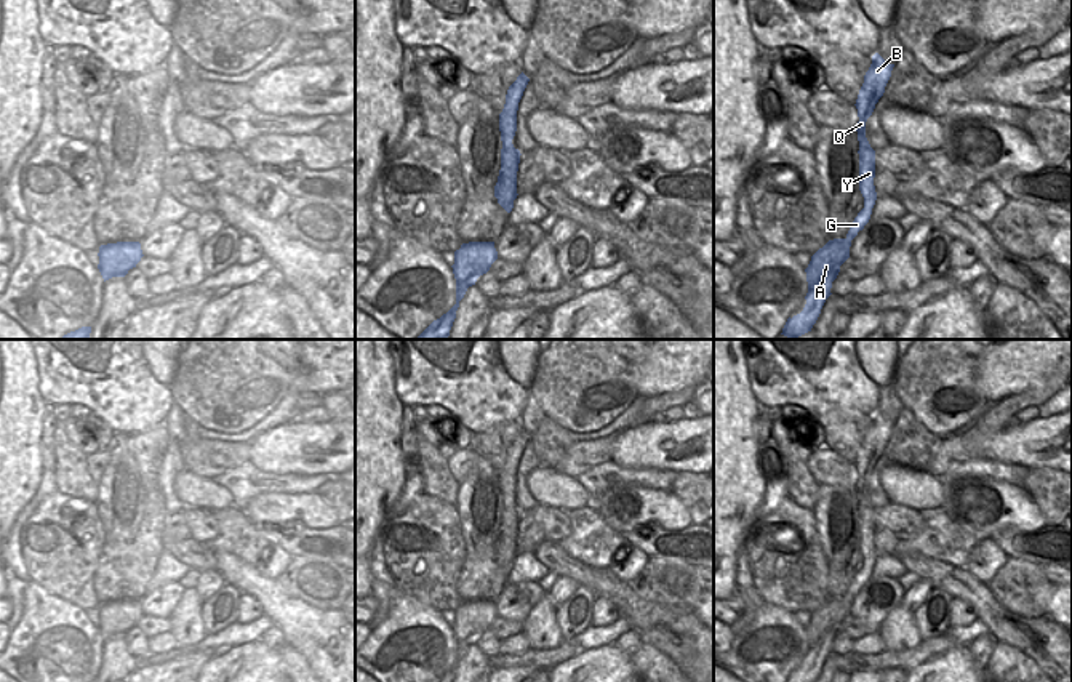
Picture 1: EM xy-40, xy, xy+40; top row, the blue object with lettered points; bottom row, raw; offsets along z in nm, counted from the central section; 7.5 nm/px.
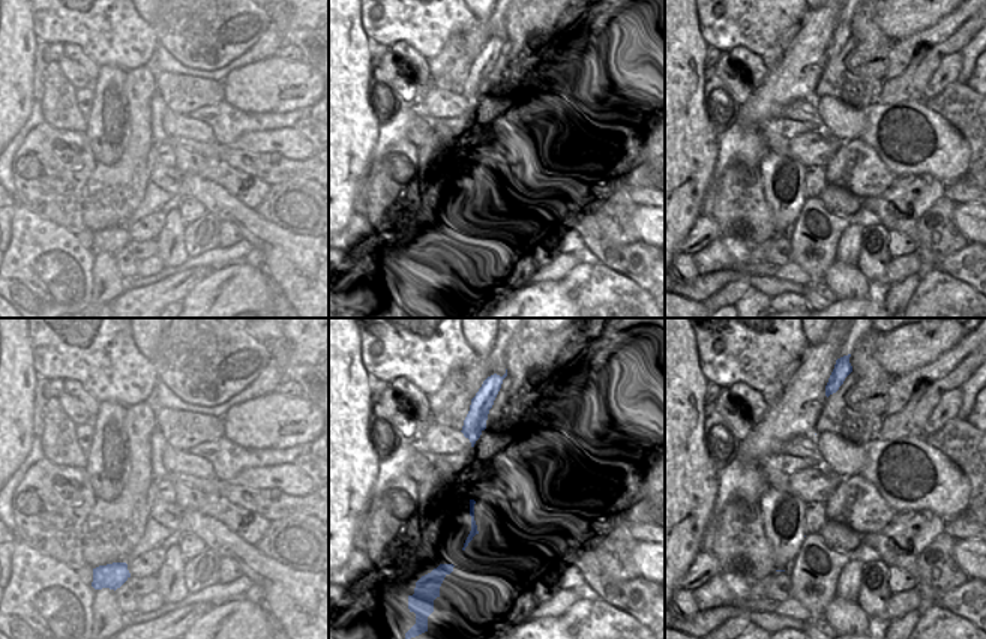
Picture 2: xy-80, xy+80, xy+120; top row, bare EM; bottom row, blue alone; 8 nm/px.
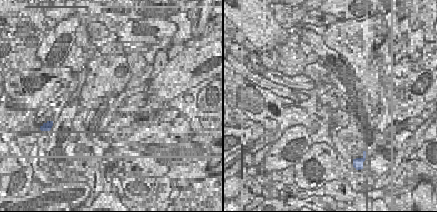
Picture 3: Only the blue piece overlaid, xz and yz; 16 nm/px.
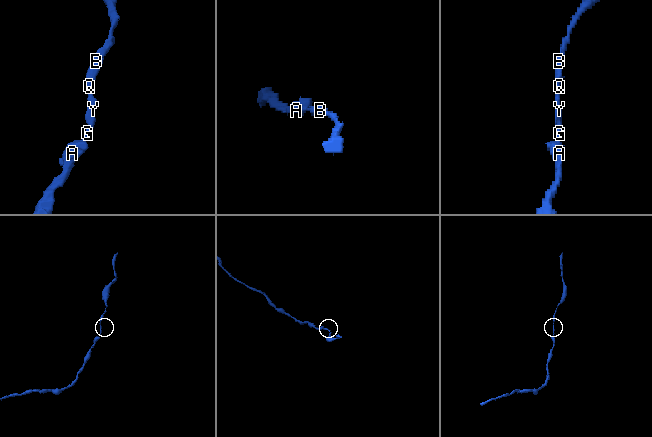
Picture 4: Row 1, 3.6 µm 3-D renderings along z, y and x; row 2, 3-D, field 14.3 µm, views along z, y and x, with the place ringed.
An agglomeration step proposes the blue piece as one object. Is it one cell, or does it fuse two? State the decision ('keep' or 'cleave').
keep

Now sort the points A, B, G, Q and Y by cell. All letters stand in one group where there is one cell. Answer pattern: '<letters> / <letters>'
A B G Q Y

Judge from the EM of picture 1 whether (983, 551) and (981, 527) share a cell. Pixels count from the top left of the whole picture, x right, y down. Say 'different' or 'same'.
different

